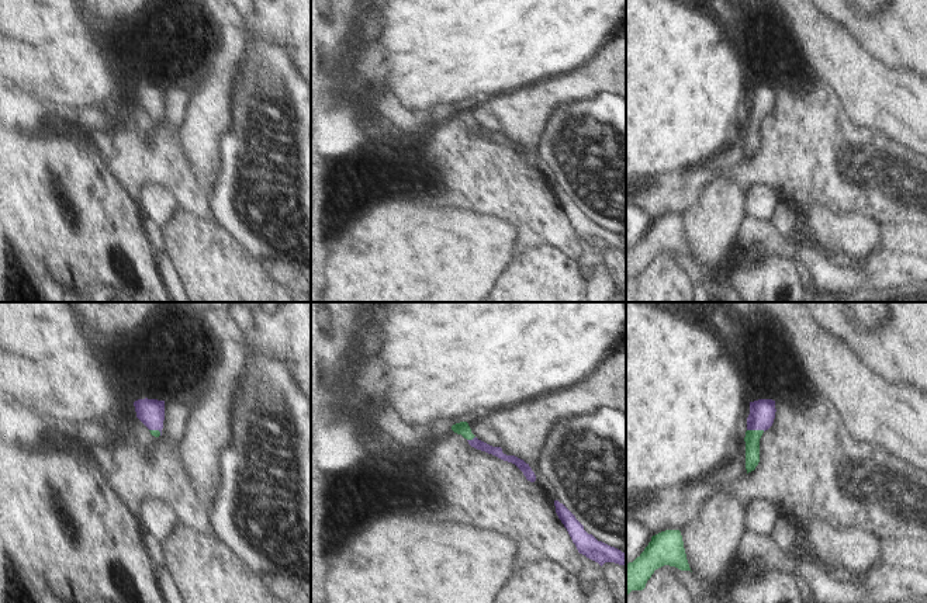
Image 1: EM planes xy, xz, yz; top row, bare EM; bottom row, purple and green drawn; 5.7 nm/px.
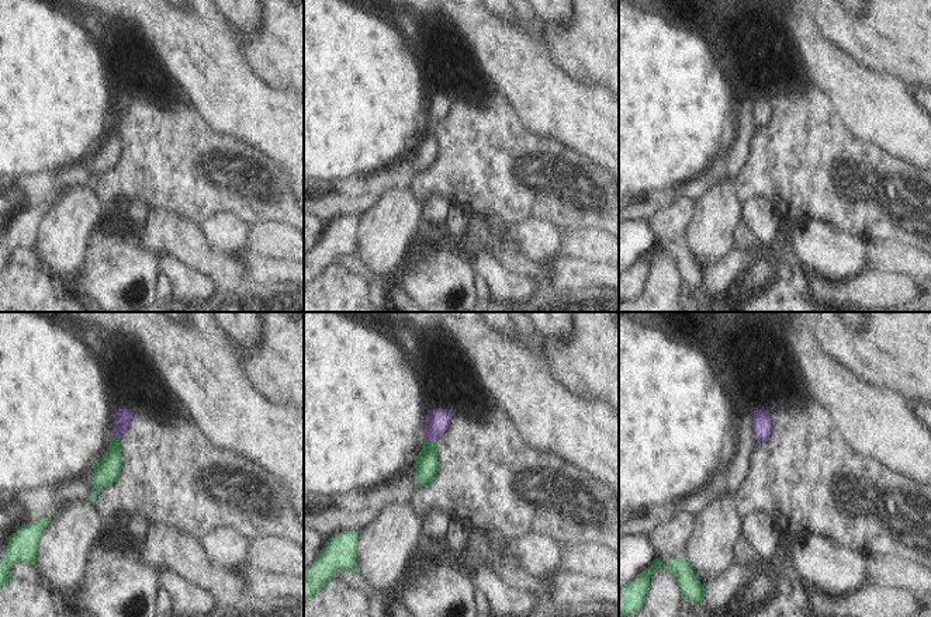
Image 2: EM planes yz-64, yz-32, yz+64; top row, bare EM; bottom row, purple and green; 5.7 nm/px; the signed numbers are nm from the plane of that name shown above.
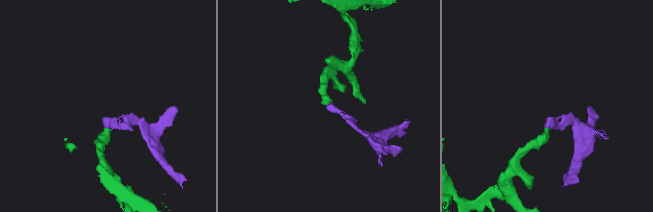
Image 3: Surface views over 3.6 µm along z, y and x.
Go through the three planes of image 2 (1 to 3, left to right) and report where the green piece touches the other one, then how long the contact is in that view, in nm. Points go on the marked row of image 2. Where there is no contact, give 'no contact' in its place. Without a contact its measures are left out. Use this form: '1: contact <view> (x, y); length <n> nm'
1: contact yz-64 (116, 437); length 50 nm
2: contact yz-32 (431, 439); length 80 nm
3: no contact

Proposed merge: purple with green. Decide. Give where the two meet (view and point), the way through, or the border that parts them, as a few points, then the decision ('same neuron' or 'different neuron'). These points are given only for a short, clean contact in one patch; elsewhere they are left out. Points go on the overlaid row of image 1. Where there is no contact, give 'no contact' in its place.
meets purple in yz at (756, 429); same neuron

